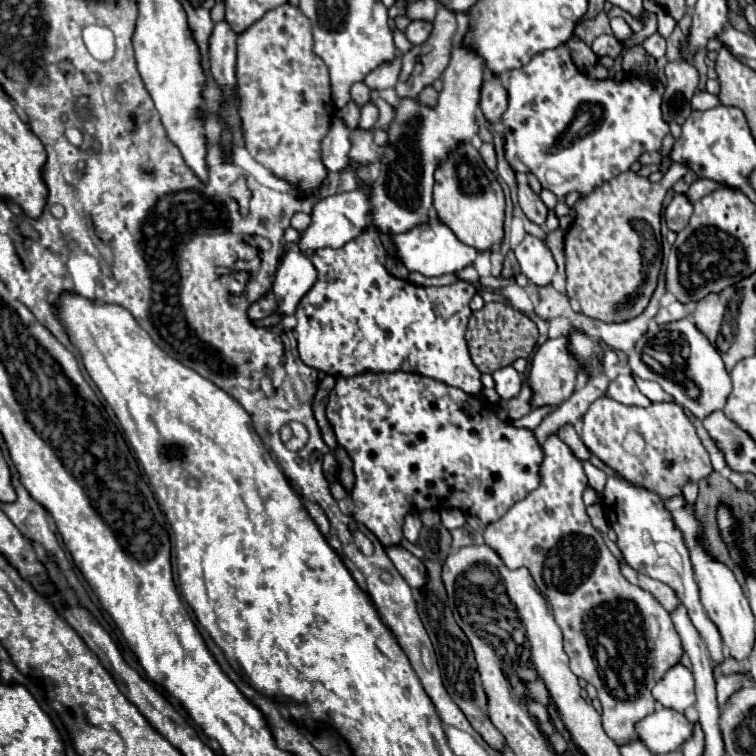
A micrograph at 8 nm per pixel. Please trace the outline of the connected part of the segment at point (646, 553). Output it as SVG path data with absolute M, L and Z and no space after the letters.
M609 478L605 484L605 490L603 490L603 506L605 506L605 512L609 512L609 524L617 534L617 546L623 552L627 564L633 570L647 574L649 578L669 584L677 592L681 604L689 612L693 626L705 638L711 660L721 662L725 658L725 648L723 648L719 630L705 614L705 608L699 600L699 588L693 578L687 546L683 542L681 532L671 524L671 516L667 516L667 512L663 512L661 498L655 492L635 486L623 478Z

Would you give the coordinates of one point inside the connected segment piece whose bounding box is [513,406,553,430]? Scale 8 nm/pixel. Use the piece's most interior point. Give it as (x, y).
(535, 417)

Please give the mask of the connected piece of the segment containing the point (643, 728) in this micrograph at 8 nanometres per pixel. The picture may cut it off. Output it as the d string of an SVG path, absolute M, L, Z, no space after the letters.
M659 706L651 716L637 724L637 732L653 754L667 754L693 736L693 724L685 718L685 714Z

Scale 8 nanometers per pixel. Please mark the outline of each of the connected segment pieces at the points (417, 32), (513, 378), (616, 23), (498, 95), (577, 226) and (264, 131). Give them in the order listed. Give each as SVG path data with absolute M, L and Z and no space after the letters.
M415 20L415 22L411 22L409 24L409 28L407 28L407 32L405 32L405 36L409 38L409 42L411 44L423 44L423 42L427 42L427 38L429 38L429 34L431 34L431 22L425 22L425 20Z
M505 366L497 372L493 372L493 380L495 380L495 390L503 400L515 398L519 394L521 382L523 382L521 374L513 366Z
M611 18L611 30L613 30L613 36L625 44L627 40L633 38L633 30L629 28L629 24L623 20L623 18Z
M489 74L481 88L481 114L489 122L497 122L507 110L507 90L497 74Z
M673 164L661 182L653 184L647 178L639 176L637 172L629 170L607 184L595 188L591 194L583 196L583 200L577 200L575 220L571 228L565 234L565 264L567 264L567 296L571 302L579 302L579 312L597 318L607 324L627 322L631 318L637 318L649 304L659 272L661 272L661 208L665 194L669 188L685 176L687 168L681 164Z
M283 4L267 12L267 16L237 36L237 92L241 96L239 112L243 118L245 148L249 154L275 176L299 184L301 192L313 192L319 188L327 176L327 168L321 162L321 140L329 130L335 106L331 98L329 70L313 52L311 22L297 6Z

